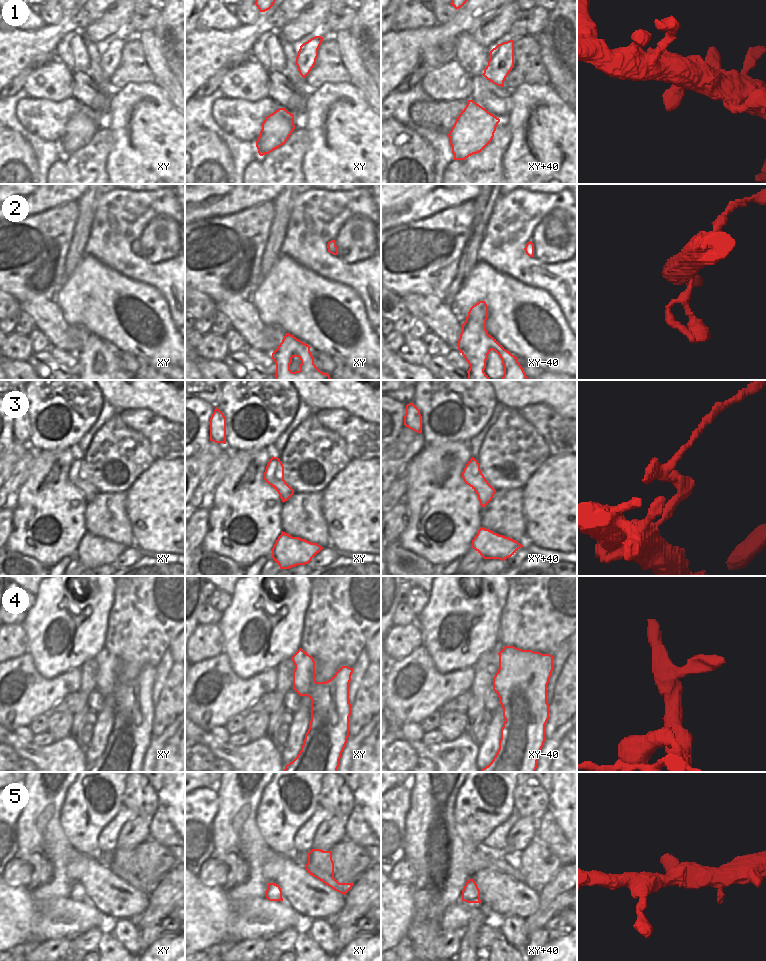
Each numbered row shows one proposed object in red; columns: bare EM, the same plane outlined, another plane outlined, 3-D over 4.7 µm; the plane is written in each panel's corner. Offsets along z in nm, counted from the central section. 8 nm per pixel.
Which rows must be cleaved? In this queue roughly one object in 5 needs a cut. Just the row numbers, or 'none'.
3

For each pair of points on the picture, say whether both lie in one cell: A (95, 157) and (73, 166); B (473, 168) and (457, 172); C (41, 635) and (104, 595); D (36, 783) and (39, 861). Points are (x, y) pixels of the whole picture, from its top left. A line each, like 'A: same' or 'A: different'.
A: same
B: different
C: same
D: same

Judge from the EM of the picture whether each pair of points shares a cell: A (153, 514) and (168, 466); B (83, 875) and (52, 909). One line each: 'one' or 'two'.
A: one
B: two

